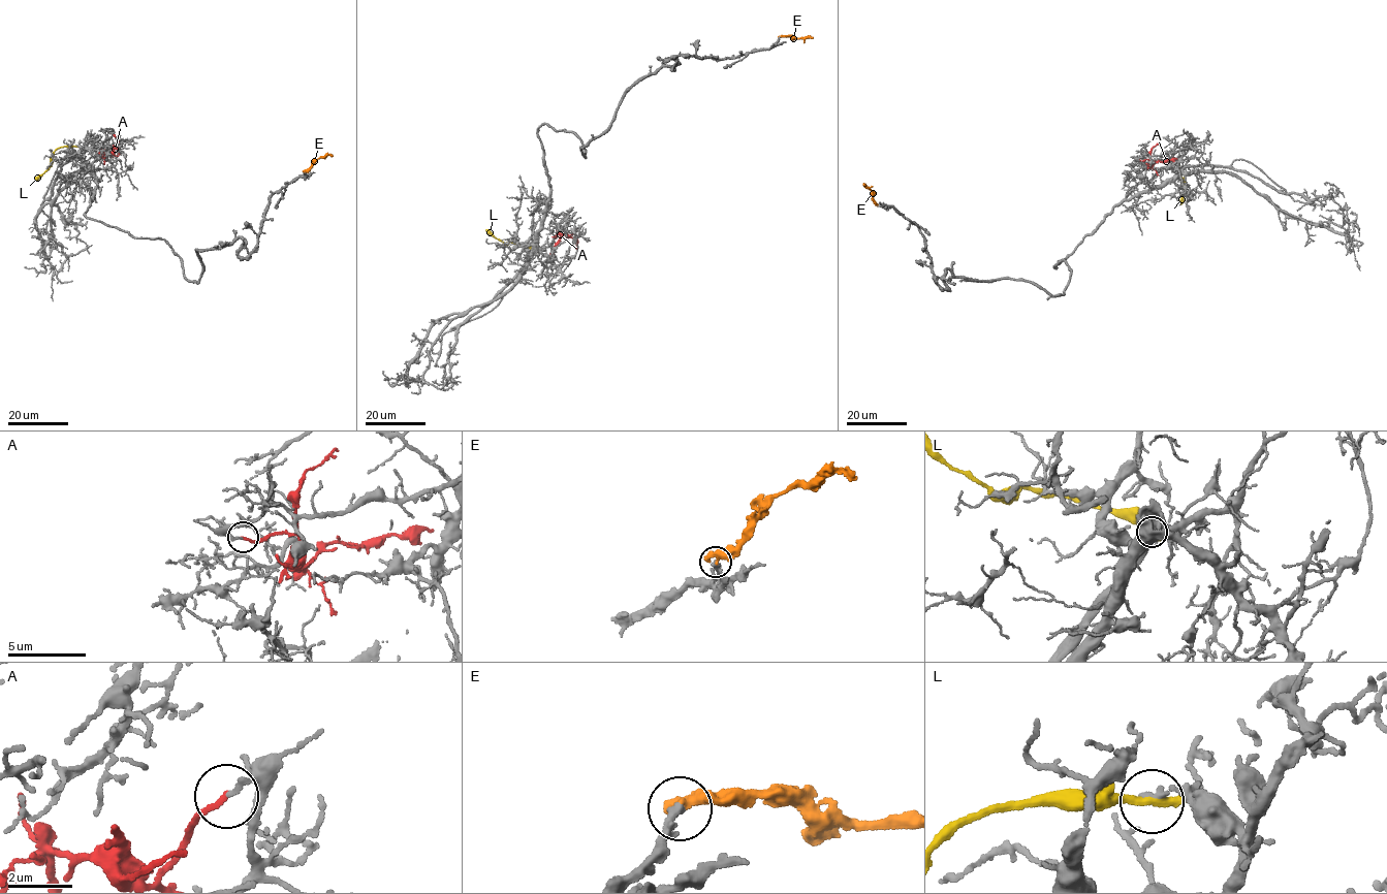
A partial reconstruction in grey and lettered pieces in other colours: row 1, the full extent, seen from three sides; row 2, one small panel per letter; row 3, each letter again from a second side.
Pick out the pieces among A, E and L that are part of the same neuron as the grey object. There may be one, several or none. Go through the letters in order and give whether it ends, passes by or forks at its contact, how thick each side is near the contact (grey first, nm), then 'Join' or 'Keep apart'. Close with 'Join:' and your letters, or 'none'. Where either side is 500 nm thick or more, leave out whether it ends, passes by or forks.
A: It ends there. Thickness 140 nm (grey) against 170 nm. Keep apart
E: It ends there. Thickness 280 nm (grey) against 460 nm. Join
L: It ends there. Thickness 190 nm (grey) against 360 nm. Keep apart
Join: E

